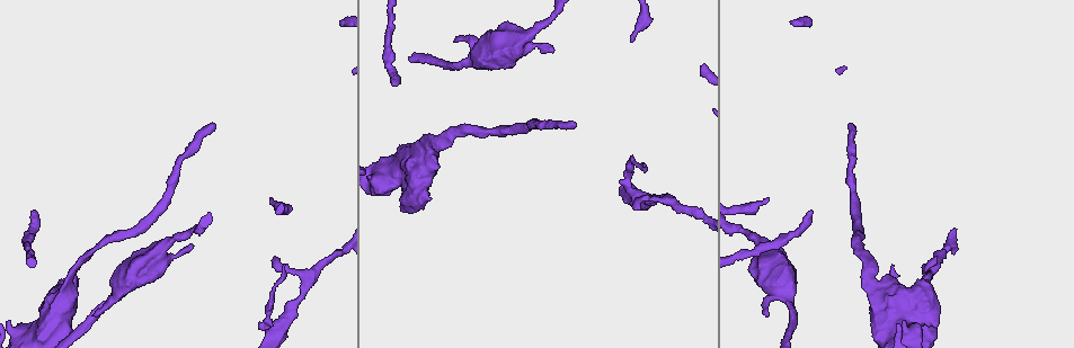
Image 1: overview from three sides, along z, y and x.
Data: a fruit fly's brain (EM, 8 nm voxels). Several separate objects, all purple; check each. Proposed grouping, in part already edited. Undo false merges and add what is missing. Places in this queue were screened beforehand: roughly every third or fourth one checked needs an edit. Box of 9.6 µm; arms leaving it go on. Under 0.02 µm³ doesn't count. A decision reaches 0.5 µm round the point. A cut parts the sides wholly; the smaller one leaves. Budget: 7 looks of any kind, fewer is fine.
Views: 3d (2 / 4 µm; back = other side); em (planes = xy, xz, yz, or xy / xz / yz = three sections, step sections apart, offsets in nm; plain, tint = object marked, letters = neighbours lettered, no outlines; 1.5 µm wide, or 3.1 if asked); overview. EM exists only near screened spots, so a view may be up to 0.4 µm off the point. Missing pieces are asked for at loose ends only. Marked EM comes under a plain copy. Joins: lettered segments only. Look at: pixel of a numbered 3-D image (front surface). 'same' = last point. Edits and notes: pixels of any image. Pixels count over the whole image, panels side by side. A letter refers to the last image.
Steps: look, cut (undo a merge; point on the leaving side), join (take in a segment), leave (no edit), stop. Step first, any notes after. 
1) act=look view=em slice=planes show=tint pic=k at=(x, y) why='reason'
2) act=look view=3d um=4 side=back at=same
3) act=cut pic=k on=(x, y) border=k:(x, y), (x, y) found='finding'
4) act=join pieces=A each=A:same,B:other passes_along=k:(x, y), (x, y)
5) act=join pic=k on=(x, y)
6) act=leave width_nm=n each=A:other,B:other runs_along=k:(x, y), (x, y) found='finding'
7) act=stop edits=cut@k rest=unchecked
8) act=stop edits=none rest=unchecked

act=look view=em slice=planes show=letters pic=1 at=(391, 85) why='long arm stops here'

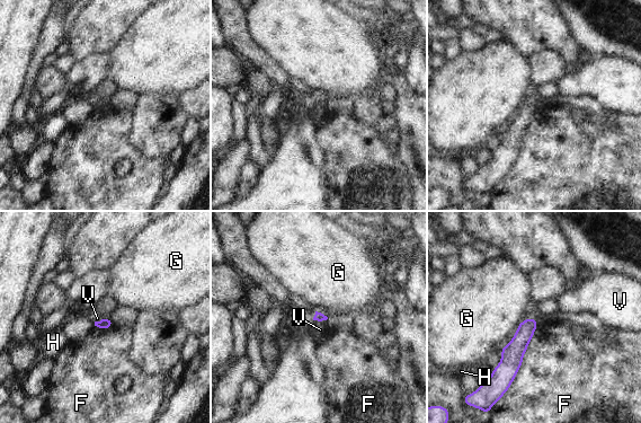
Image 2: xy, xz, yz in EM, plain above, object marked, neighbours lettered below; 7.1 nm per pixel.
act=leave each=F:other,G:other,H:other,V:other border=2:(313, 319), (326, 320) found='no lettered segment goes on from it'

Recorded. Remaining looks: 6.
act=look view=3d um=4 side=back pic=1 at=(769, 313) why='branch stops here'

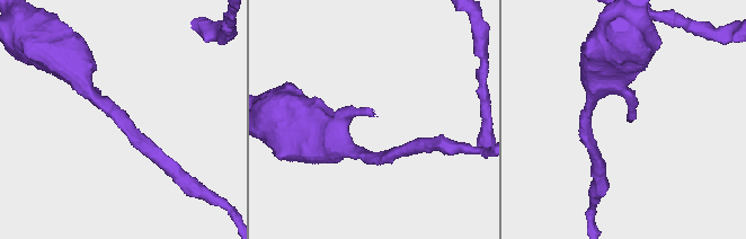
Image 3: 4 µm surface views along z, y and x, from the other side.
act=look view=em slice=xy step=8 show=letters pic=3 at=(627, 119)

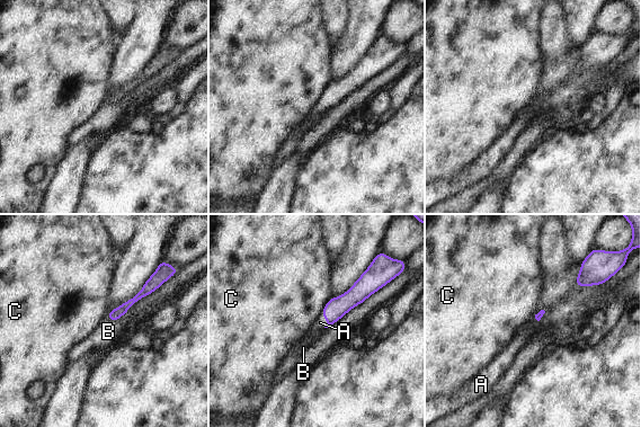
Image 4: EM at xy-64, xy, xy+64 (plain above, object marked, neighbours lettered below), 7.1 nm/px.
act=look view=em slice=planes show=letters at=same why='another direction'

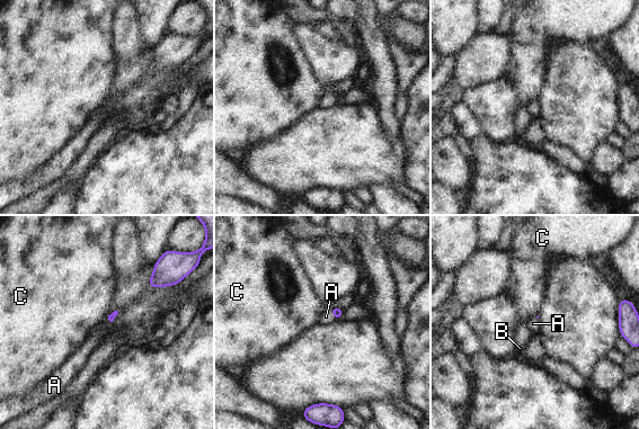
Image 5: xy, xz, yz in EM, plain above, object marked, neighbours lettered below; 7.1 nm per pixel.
act=join pieces=A each=A:same,B:other,C:other found='it goes on there'

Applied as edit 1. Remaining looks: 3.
act=look view=overview

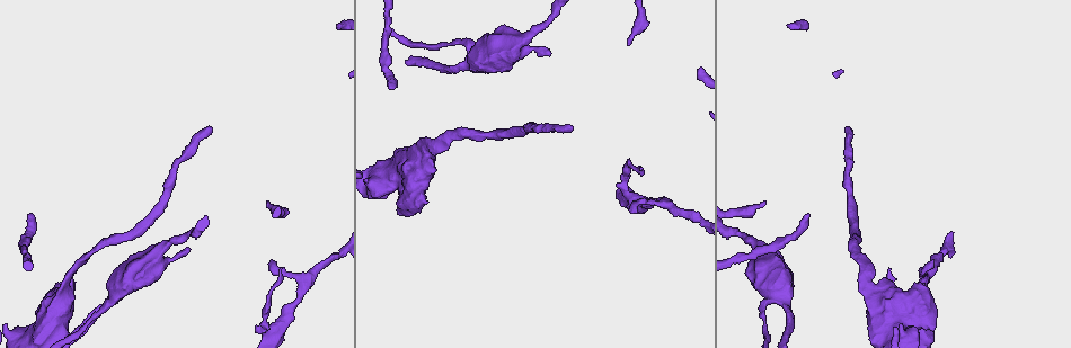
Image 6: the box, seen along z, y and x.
act=look view=em slice=planes show=letters pic=6 at=(265, 318) why='thin neck'

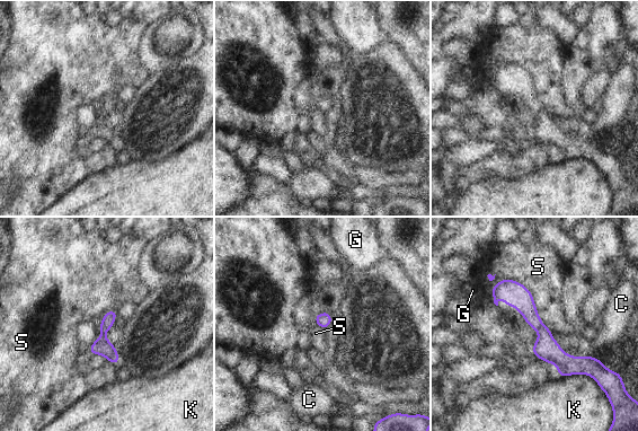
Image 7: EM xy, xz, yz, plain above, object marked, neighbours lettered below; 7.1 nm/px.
act=leave width_nm=110 each=C:other,G:other,K:other,S:other border=7:(501, 275), (530, 291), (546, 325) found='all the same neuron'

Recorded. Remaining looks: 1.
act=stop edits=join@5 rest=unchecked

